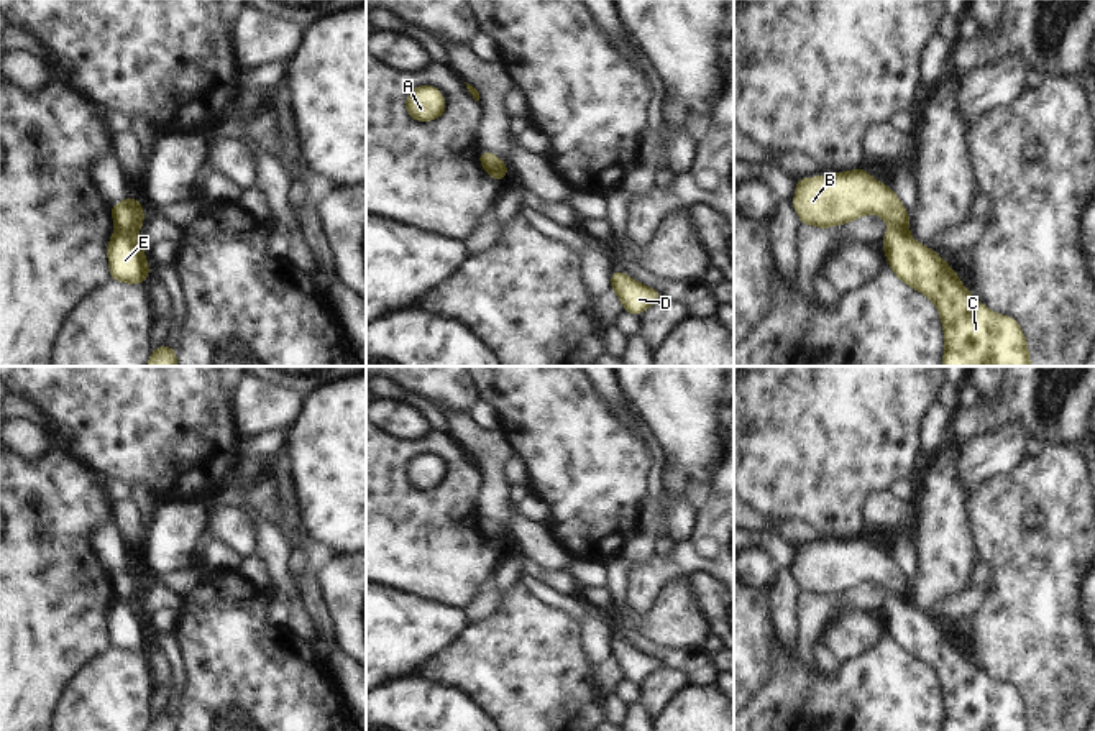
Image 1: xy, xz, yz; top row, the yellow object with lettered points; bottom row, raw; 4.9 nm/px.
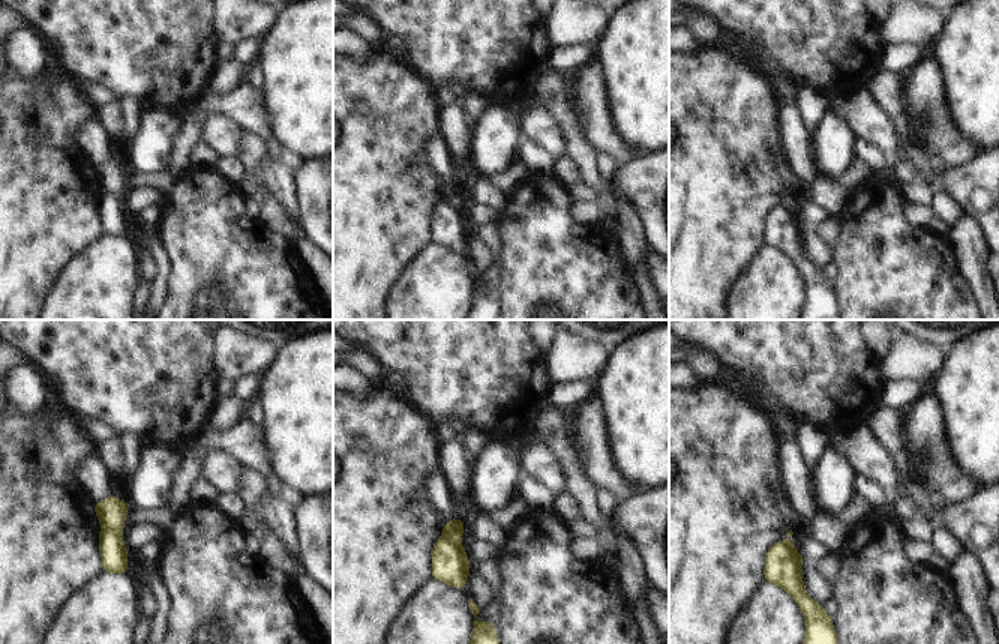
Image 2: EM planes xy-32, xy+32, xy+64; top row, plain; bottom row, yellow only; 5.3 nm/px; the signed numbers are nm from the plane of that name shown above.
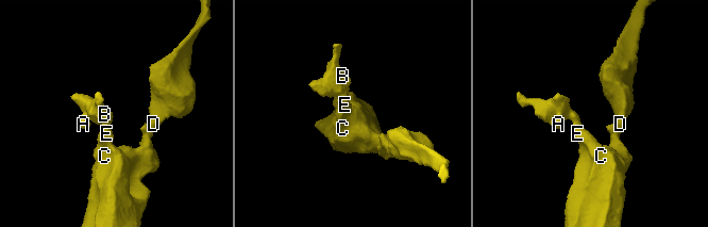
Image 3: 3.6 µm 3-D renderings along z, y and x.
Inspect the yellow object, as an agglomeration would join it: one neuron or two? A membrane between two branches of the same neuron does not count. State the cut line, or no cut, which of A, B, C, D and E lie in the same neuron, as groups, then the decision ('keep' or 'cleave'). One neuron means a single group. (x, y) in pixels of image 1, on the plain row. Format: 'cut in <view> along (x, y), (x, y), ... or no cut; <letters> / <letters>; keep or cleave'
cut in xy along (115, 597), (135, 603); A B / C D E; cleave

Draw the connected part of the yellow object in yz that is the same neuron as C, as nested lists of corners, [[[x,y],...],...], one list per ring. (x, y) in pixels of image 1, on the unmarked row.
[[[888,596],[882,614],[895,644],[936,672],[946,710],[942,731],[1031,731],[1016,687],[978,670],[932,616],[900,596]]]

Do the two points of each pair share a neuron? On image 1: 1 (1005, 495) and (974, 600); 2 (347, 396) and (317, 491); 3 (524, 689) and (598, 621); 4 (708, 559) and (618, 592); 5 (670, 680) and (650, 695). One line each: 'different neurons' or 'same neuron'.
1: different neurons
2: same neuron
3: different neurons
4: different neurons
5: same neuron

